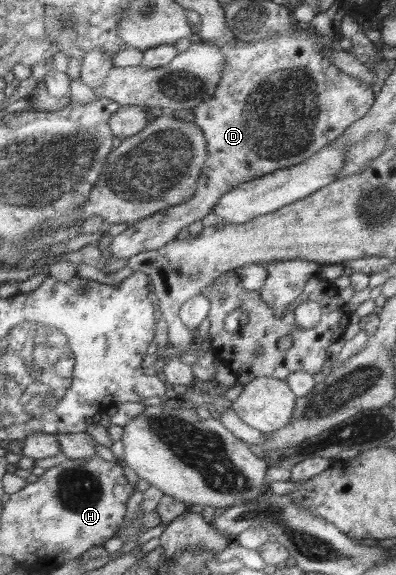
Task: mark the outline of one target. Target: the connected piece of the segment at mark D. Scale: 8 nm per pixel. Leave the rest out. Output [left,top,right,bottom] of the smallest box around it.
[113,26,374,259]

